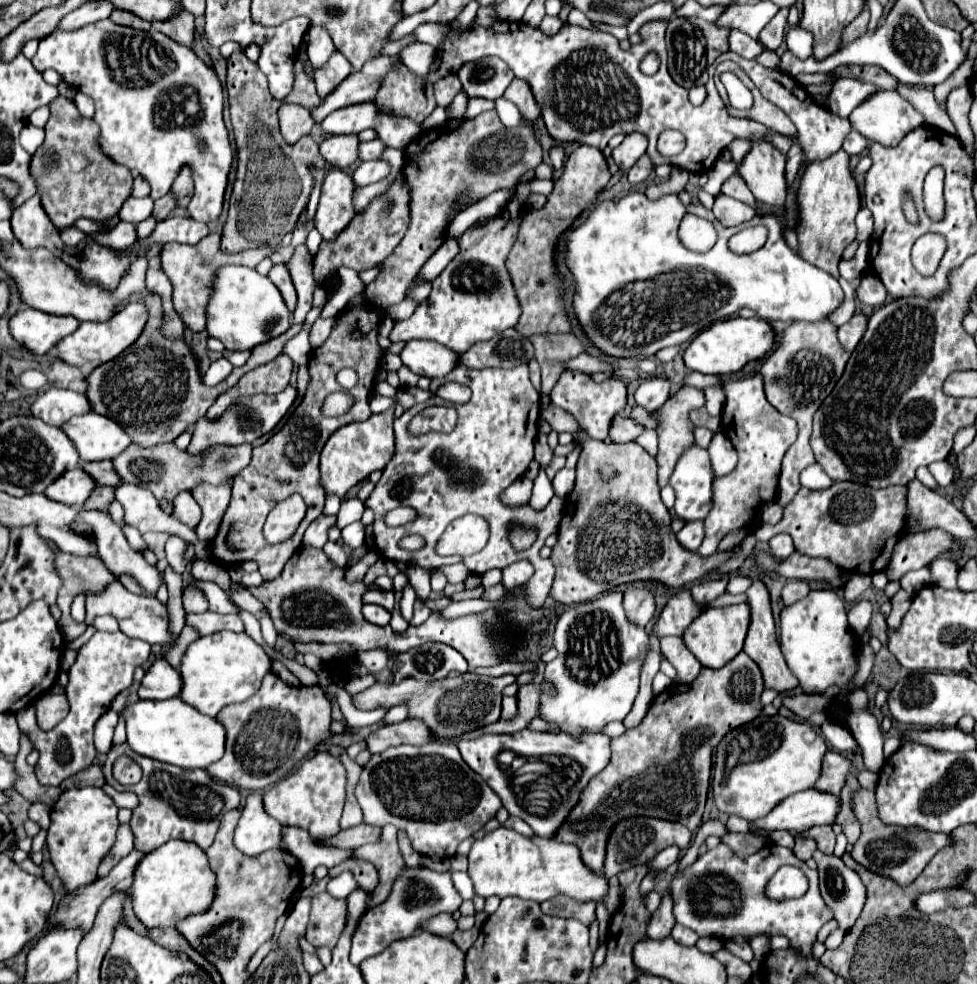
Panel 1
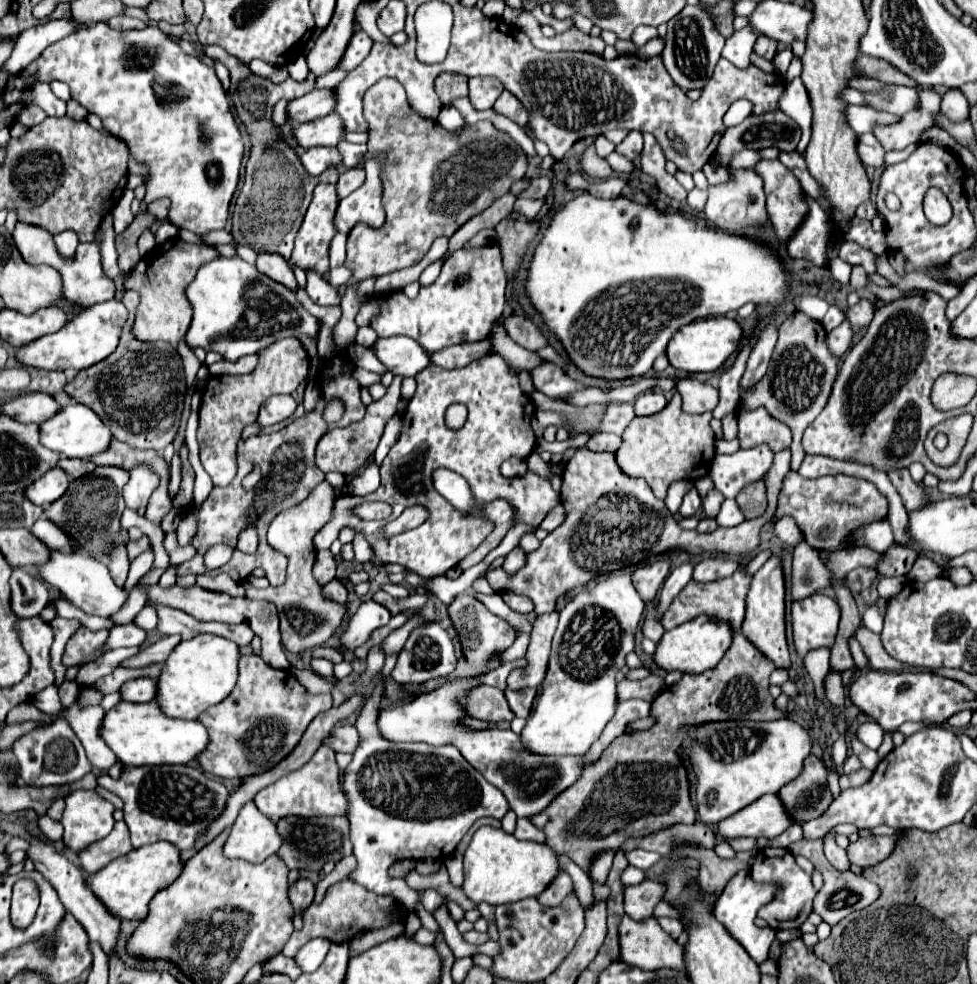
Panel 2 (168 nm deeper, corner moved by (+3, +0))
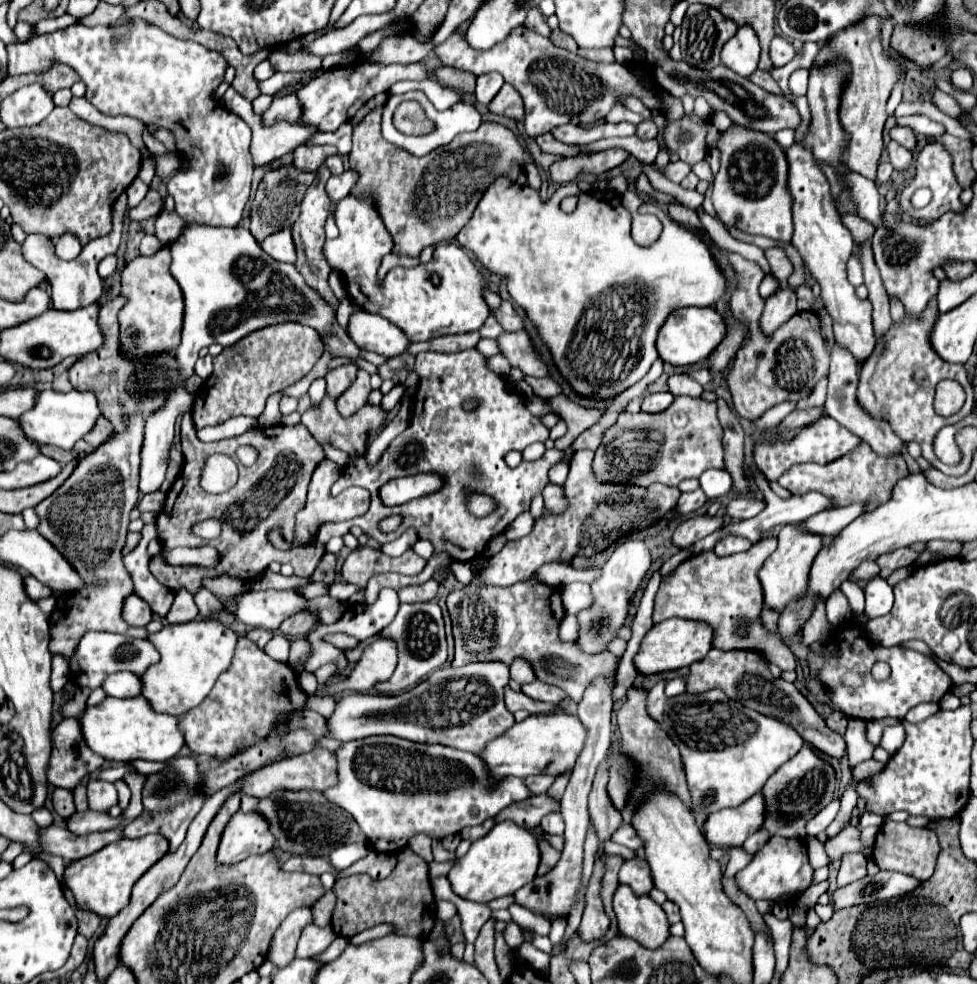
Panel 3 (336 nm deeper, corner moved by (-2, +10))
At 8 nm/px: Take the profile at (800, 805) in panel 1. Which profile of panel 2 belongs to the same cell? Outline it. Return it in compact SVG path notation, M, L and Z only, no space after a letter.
M764 795L756 803L744 807L736 815L718 823L718 835L724 841L738 837L766 837L774 839L792 825L786 811L780 809L778 795Z

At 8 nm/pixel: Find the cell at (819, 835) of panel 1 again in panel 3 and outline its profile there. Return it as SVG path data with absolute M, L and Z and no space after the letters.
M845 853L845 857L841 857L837 885L843 887L851 881L857 881L857 879L865 877L867 875L865 867L867 867L867 859L861 853Z

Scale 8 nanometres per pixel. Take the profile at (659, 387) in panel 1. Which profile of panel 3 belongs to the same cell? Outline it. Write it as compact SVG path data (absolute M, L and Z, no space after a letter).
M659 391L659 393L649 393L645 395L643 399L643 405L641 405L641 411L645 413L659 413L659 411L665 411L671 403L673 403L673 395L669 391Z

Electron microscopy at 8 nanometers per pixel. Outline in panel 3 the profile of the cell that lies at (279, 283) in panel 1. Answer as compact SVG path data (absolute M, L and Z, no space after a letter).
M283 229L279 233L273 233L271 237L267 237L261 247L265 247L263 251L267 255L271 255L275 261L281 263L295 263L295 245L293 245L293 237L291 237L291 229Z

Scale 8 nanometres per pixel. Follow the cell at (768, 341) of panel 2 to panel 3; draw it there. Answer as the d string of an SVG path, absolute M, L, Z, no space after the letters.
M789 287L779 289L775 295L771 295L765 301L765 309L763 309L763 315L759 319L759 327L761 327L763 335L771 337L773 331L777 331L779 325L789 321L789 317L793 317L795 313L797 313L795 293Z

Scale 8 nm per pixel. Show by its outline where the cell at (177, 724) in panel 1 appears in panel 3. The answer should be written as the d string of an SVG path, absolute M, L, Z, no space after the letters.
M141 695L131 699L107 697L99 705L87 707L79 717L79 721L87 745L107 761L119 761L119 763L129 763L133 759L167 761L185 747L185 737L179 727L179 717L153 711L149 701L145 701L145 697Z

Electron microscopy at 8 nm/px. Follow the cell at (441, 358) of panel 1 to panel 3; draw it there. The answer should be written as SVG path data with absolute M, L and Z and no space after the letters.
M357 311L351 315L347 331L361 349L375 351L385 359L405 355L411 345L409 337L405 337L405 333L397 329L397 325L365 311Z

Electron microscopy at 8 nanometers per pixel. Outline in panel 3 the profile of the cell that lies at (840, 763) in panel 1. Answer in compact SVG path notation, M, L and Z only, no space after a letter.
M805 743L801 751L791 761L781 765L765 783L761 791L767 805L763 827L769 831L769 835L805 839L805 823L831 803L831 799L835 797L835 787L837 777L833 767L827 761L823 761L811 745Z

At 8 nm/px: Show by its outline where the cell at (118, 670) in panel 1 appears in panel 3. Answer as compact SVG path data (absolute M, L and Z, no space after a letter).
M63 719L53 729L53 753L49 759L47 781L55 787L73 789L83 775L93 773L105 763L85 745L81 737L81 723L77 719Z

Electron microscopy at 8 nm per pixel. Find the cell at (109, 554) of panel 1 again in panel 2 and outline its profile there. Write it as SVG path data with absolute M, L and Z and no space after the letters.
M154 585L148 589L148 599L156 599L158 603L164 603L168 607L176 607L186 611L188 615L196 617L198 621L218 621L218 623L228 623L228 625L236 625L236 623L246 623L250 625L250 629L260 637L262 641L262 659L270 665L270 667L278 667L278 669L290 669L290 663L286 661L284 649L280 645L280 621L278 621L278 611L276 605L270 601L252 601L248 597L232 597L226 593L214 593L214 591L206 591L198 585L184 589L180 585L172 587L172 589L162 589L160 585Z

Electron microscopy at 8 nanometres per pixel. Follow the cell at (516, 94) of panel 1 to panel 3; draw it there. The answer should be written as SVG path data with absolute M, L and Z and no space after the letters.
M507 83L501 87L501 91L489 103L489 111L495 115L509 117L517 123L523 123L523 119L525 119L525 107L523 107L521 95L517 93L517 89L513 89Z

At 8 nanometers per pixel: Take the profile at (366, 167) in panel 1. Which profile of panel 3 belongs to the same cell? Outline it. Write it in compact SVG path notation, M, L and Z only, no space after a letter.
M347 169L341 175L335 175L327 181L327 193L331 197L333 203L337 203L339 199L343 199L345 195L349 195L349 191L353 189L353 185L357 183L357 171Z

